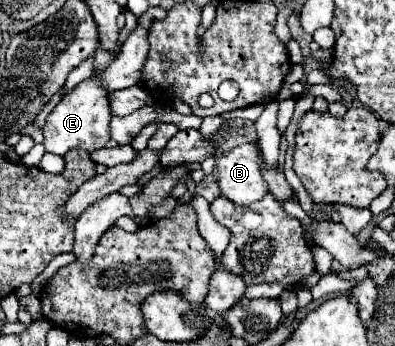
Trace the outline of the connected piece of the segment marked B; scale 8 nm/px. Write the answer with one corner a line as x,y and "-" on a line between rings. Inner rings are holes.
245,143
231,149
217,161
217,183
221,195
237,205
249,205
269,193
263,181
263,151
259,143

